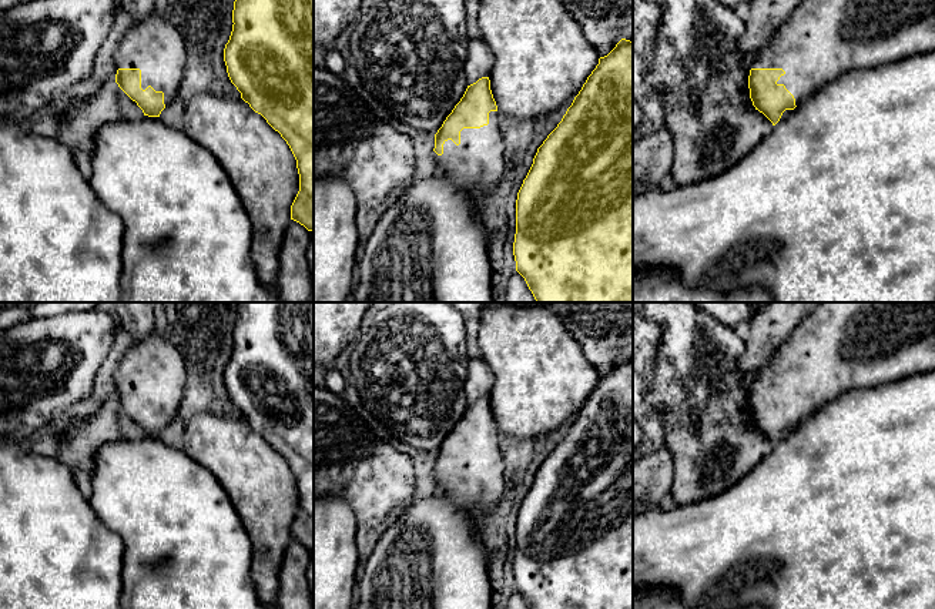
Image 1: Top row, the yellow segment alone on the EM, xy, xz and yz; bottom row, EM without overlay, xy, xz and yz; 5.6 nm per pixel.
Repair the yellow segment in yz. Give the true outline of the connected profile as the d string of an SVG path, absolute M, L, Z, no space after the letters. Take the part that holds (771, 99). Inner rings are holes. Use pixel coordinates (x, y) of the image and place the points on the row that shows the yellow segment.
M802 0L774 33L770 44L757 51L748 76L755 110L775 126L785 110L794 110L830 81L854 71L875 68L935 50L935 0Z

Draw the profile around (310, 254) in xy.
M314 230L311 231L308 242L306 260L308 260L308 270L311 274L311 297L308 302L314 302Z

